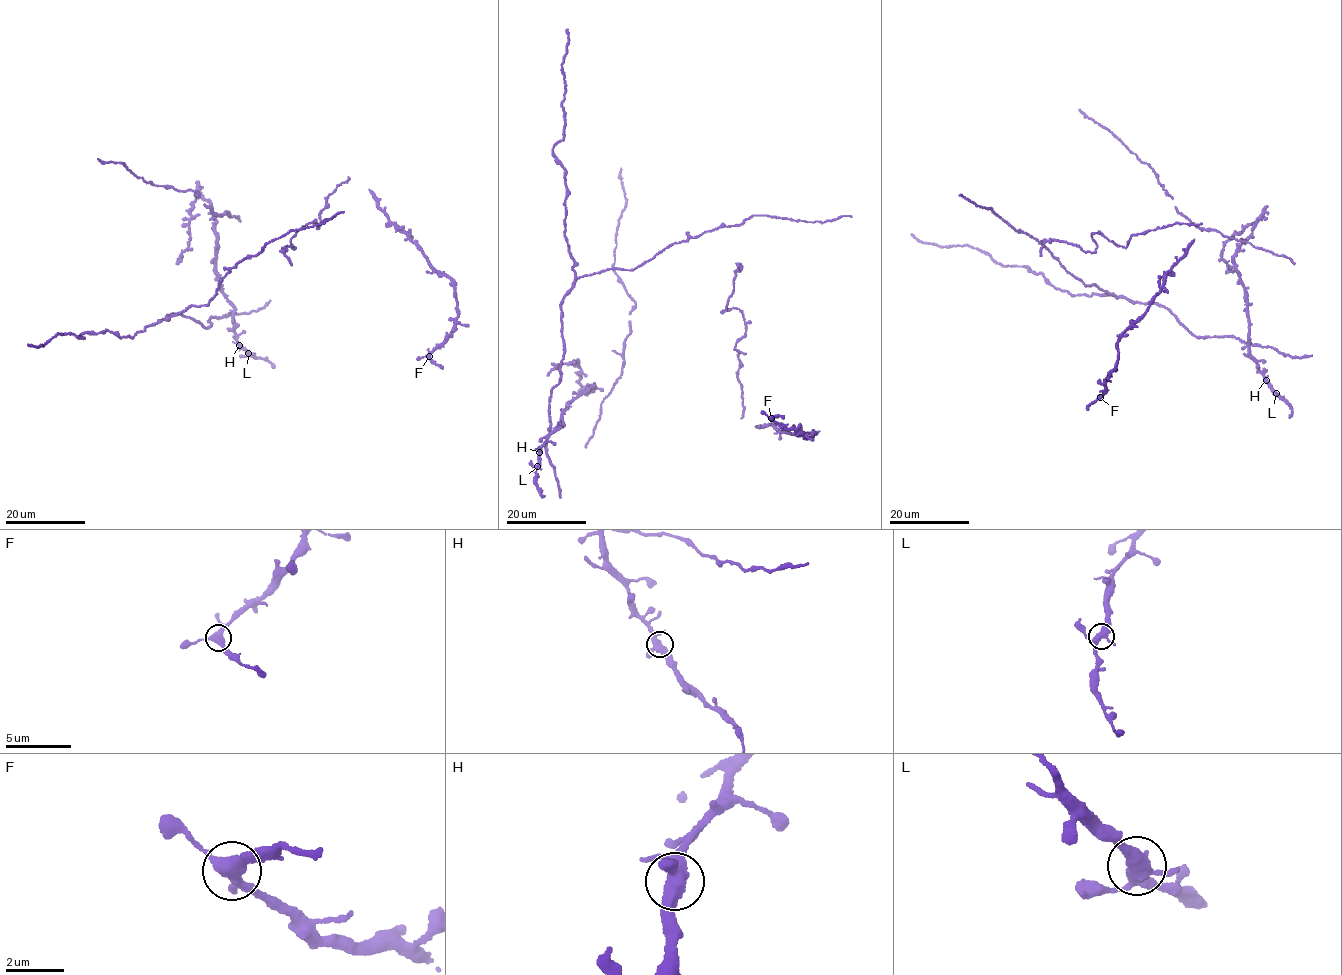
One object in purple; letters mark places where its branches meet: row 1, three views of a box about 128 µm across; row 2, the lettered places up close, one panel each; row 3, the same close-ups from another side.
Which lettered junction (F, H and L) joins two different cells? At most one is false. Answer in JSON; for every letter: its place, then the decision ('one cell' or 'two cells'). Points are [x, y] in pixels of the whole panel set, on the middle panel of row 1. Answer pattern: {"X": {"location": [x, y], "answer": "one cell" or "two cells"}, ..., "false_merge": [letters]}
{"F": {"location": [771, 418], "answer": "one cell"}, "H": {"location": [539, 452], "answer": "one cell"}, "L": {"location": [537, 466], "answer": "one cell"}, "false_merge": []}

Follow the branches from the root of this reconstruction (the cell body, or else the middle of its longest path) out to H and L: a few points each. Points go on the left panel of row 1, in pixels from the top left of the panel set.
H: (211, 300), (167, 319), (181, 313), (206, 328), (214, 316), (231, 316), (239, 345)
L: (211, 300), (167, 319), (181, 313), (206, 328), (214, 316), (231, 316), (237, 340), (248, 353)

